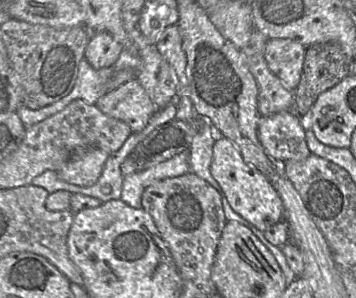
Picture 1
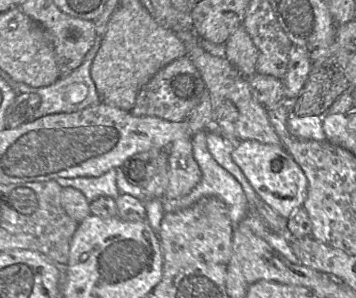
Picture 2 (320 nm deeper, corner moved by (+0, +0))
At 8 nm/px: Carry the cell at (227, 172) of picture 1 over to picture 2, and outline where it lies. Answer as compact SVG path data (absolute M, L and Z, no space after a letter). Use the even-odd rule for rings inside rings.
M243 141L235 145L231 157L259 199L270 206L278 215L288 219L297 209L302 208L307 197L307 178L283 146L267 145L257 141Z

